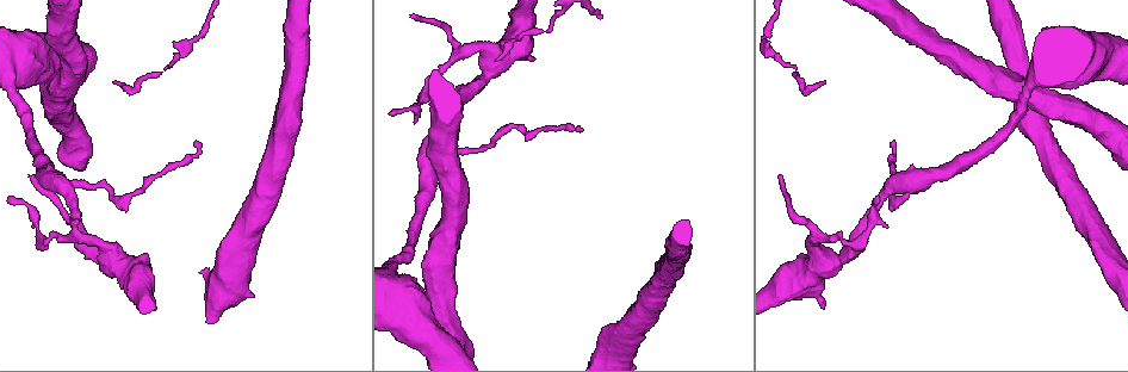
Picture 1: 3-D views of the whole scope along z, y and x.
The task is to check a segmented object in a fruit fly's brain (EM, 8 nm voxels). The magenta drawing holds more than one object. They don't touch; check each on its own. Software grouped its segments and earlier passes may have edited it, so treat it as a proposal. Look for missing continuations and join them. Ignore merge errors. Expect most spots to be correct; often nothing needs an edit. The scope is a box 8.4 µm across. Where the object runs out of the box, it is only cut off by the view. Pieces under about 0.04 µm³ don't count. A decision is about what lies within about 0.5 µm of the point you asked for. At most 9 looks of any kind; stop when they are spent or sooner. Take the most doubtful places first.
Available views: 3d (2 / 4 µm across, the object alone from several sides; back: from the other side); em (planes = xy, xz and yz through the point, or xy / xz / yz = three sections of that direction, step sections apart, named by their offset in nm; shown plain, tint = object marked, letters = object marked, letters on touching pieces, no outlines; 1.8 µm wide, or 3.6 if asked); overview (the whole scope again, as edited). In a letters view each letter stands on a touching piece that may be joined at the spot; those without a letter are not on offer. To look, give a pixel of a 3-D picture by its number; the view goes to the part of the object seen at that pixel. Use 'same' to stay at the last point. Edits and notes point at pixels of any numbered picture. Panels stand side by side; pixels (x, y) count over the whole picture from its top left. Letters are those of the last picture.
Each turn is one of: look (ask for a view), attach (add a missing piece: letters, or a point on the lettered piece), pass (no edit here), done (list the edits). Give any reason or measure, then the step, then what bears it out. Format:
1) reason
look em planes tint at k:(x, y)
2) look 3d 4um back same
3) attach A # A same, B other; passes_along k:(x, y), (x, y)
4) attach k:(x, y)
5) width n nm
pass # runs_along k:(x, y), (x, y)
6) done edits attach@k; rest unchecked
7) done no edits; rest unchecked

stops while still wide
look em xz step 16 letters at 1:(532, 56)

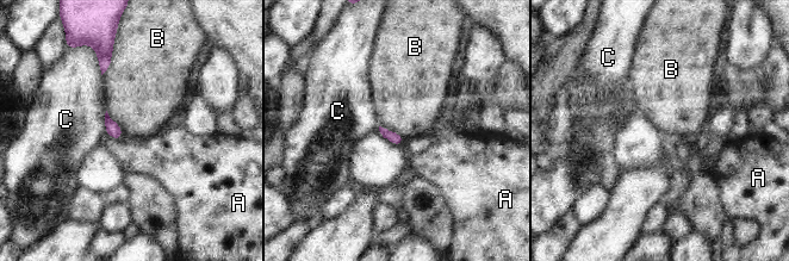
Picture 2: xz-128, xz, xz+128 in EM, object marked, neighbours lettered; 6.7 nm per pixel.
longest_contact B 200 nm
pass # A other, B other, C other; no lettered piece goes on from it

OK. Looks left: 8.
sudden change in width
look em xz step 4 tint at 1:(456, 52)

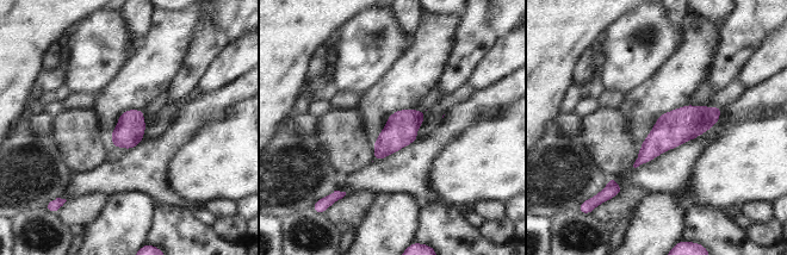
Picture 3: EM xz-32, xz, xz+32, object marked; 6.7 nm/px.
look em yz step 4 tint same

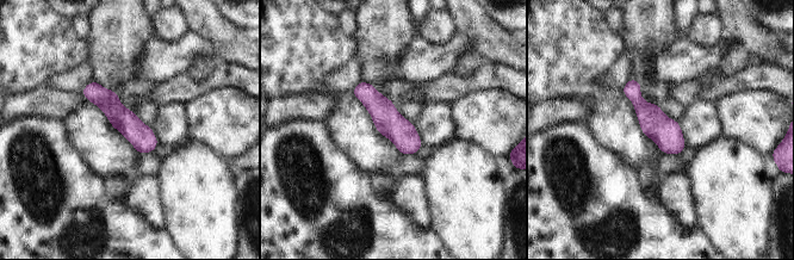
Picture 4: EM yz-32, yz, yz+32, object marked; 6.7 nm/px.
what lies round it
look em yz step 4 letters same

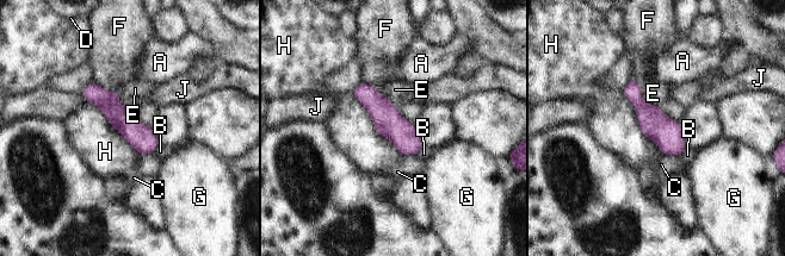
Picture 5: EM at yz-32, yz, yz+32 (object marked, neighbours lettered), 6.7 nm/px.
width 170 nm
pass # A other, B other, C other, D other, E other, F other, G other, H other, J other; runs_along 5:(93, 85), (93, 89), (149, 150); no lettered piece goes on from it

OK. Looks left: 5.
sudden change in width
look 3d 4um at 1:(54, 181)

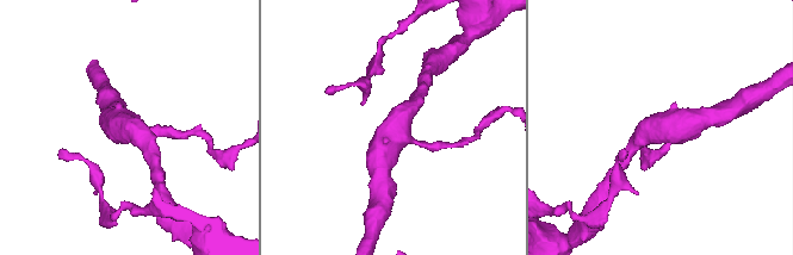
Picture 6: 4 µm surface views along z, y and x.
arms 3; now the EM
look em planes tint at 6:(129, 127)

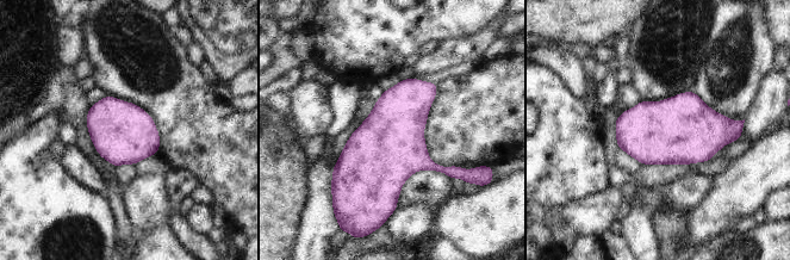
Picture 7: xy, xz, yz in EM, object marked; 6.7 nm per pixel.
see the neighbours
look em planes letters same

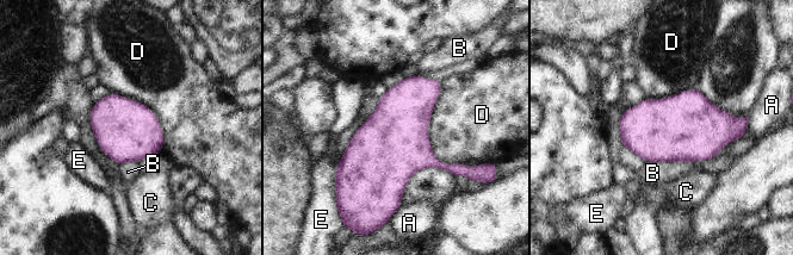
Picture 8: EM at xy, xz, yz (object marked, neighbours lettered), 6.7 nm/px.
width 420 nm
pass # A other, B other, C other, D other, E other; border 8:(440, 81), (429, 147), (460, 163); no lettered piece goes on from it

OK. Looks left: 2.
tapers out
look em xy step 8 tint at 1:(31, 179)

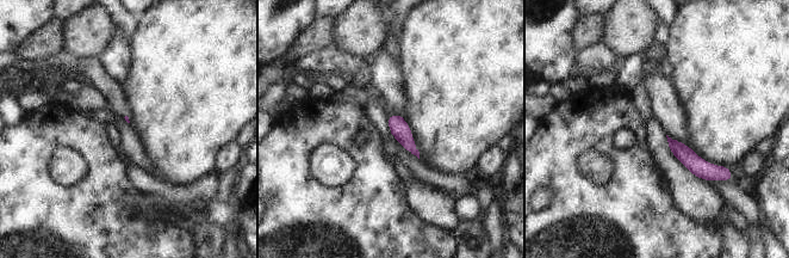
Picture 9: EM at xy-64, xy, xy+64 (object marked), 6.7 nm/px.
another direction
look em planes letters same

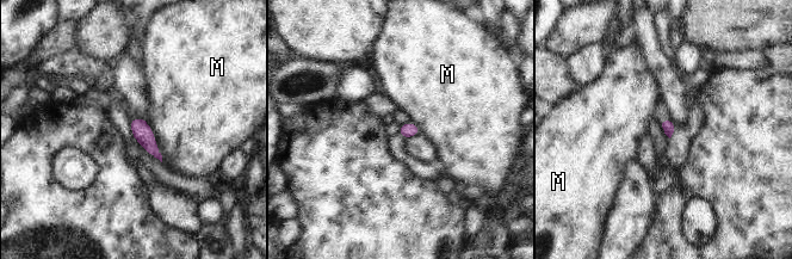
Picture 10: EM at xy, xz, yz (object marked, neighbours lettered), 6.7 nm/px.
pass # M other; border 10:(144, 119), (153, 133), (162, 161); no lettered piece goes on from it

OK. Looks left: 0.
done no edits; rest unchecked

